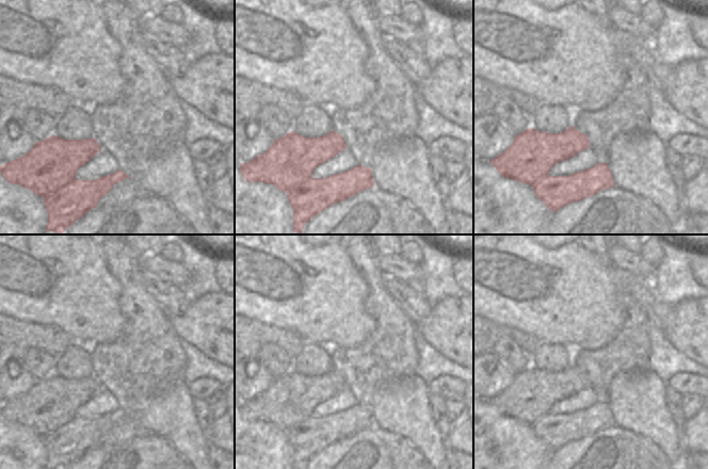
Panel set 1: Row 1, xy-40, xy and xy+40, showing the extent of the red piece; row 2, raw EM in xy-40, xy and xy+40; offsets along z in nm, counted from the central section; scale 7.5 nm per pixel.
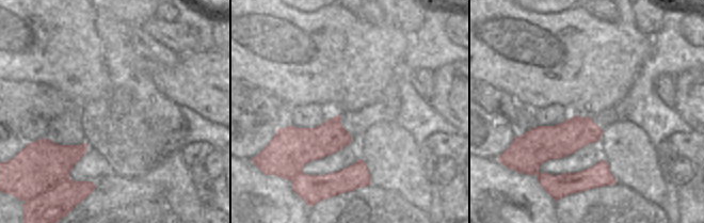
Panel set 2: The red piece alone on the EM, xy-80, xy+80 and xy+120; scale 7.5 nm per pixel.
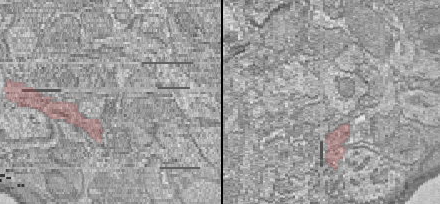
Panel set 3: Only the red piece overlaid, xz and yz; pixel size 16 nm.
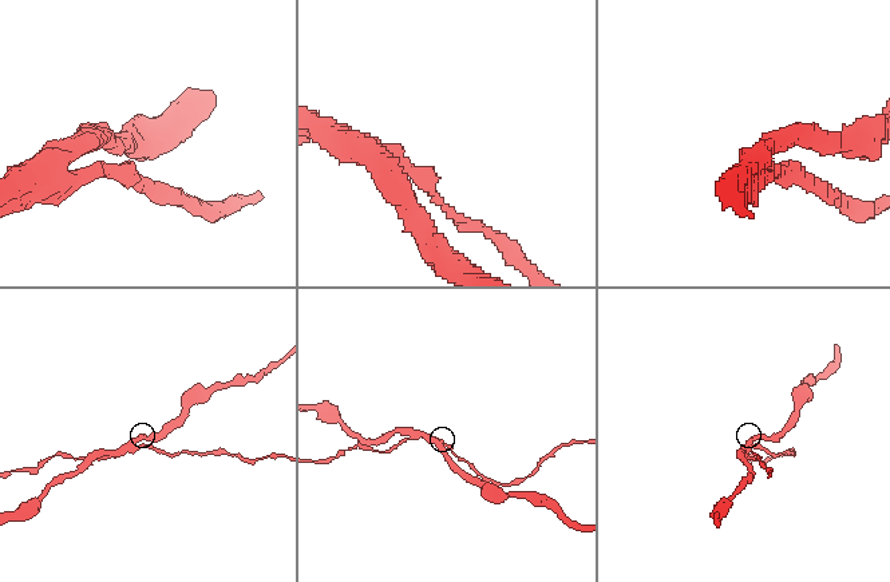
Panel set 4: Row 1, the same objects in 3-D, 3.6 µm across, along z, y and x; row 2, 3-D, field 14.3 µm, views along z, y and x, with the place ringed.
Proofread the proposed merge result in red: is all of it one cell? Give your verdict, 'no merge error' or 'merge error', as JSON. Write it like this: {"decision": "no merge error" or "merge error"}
{"decision": "merge error"}

